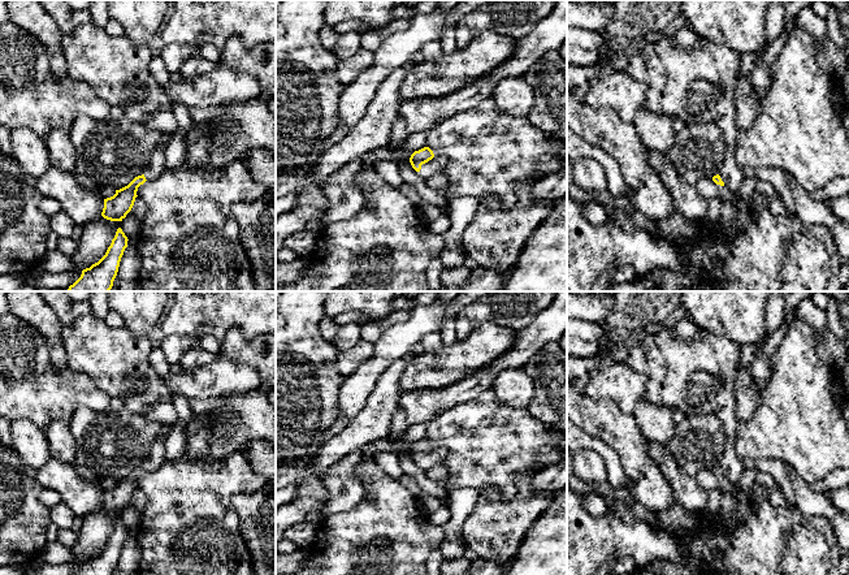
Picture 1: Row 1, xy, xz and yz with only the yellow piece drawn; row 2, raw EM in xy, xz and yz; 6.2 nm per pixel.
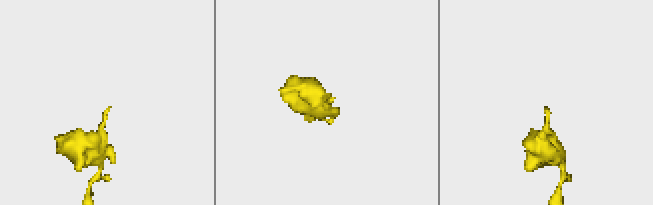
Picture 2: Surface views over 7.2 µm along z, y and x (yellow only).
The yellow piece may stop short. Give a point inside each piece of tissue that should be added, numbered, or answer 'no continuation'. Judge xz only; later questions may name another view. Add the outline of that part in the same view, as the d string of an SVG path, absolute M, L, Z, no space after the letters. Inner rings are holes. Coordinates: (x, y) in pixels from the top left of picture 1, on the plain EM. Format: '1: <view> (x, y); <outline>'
1: xz (436, 457); M433 449L421 457L420 466L426 470L437 464L442 464L446 458L446 450Z

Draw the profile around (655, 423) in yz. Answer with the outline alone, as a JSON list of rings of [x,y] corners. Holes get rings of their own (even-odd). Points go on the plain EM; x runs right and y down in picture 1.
[[[644,394],[636,406],[634,419],[646,441],[667,445],[675,433],[673,412],[650,402]]]

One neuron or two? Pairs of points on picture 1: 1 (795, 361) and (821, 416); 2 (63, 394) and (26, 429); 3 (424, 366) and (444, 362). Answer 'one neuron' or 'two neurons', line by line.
1: one neuron
2: two neurons
3: one neuron

